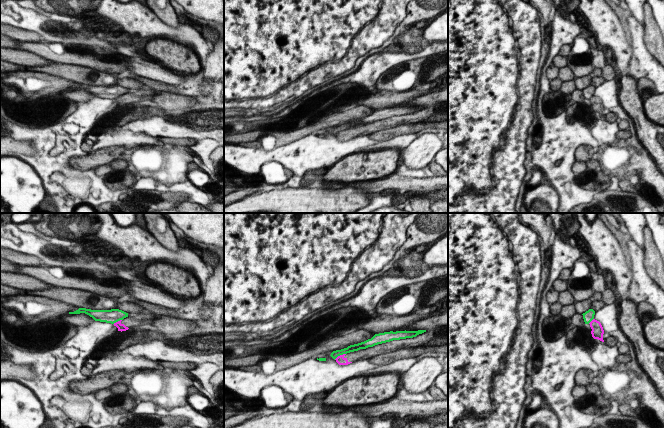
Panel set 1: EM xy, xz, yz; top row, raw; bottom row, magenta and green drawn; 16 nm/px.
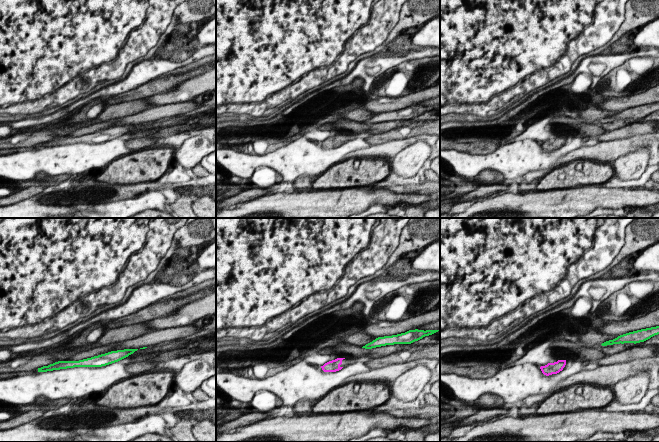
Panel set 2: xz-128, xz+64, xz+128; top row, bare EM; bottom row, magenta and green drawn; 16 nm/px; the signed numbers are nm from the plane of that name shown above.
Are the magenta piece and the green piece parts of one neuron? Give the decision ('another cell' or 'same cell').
another cell

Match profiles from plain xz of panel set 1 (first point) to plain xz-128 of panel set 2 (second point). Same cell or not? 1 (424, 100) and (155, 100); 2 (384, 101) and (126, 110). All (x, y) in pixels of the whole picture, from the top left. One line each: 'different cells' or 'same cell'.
1: different cells
2: same cell

